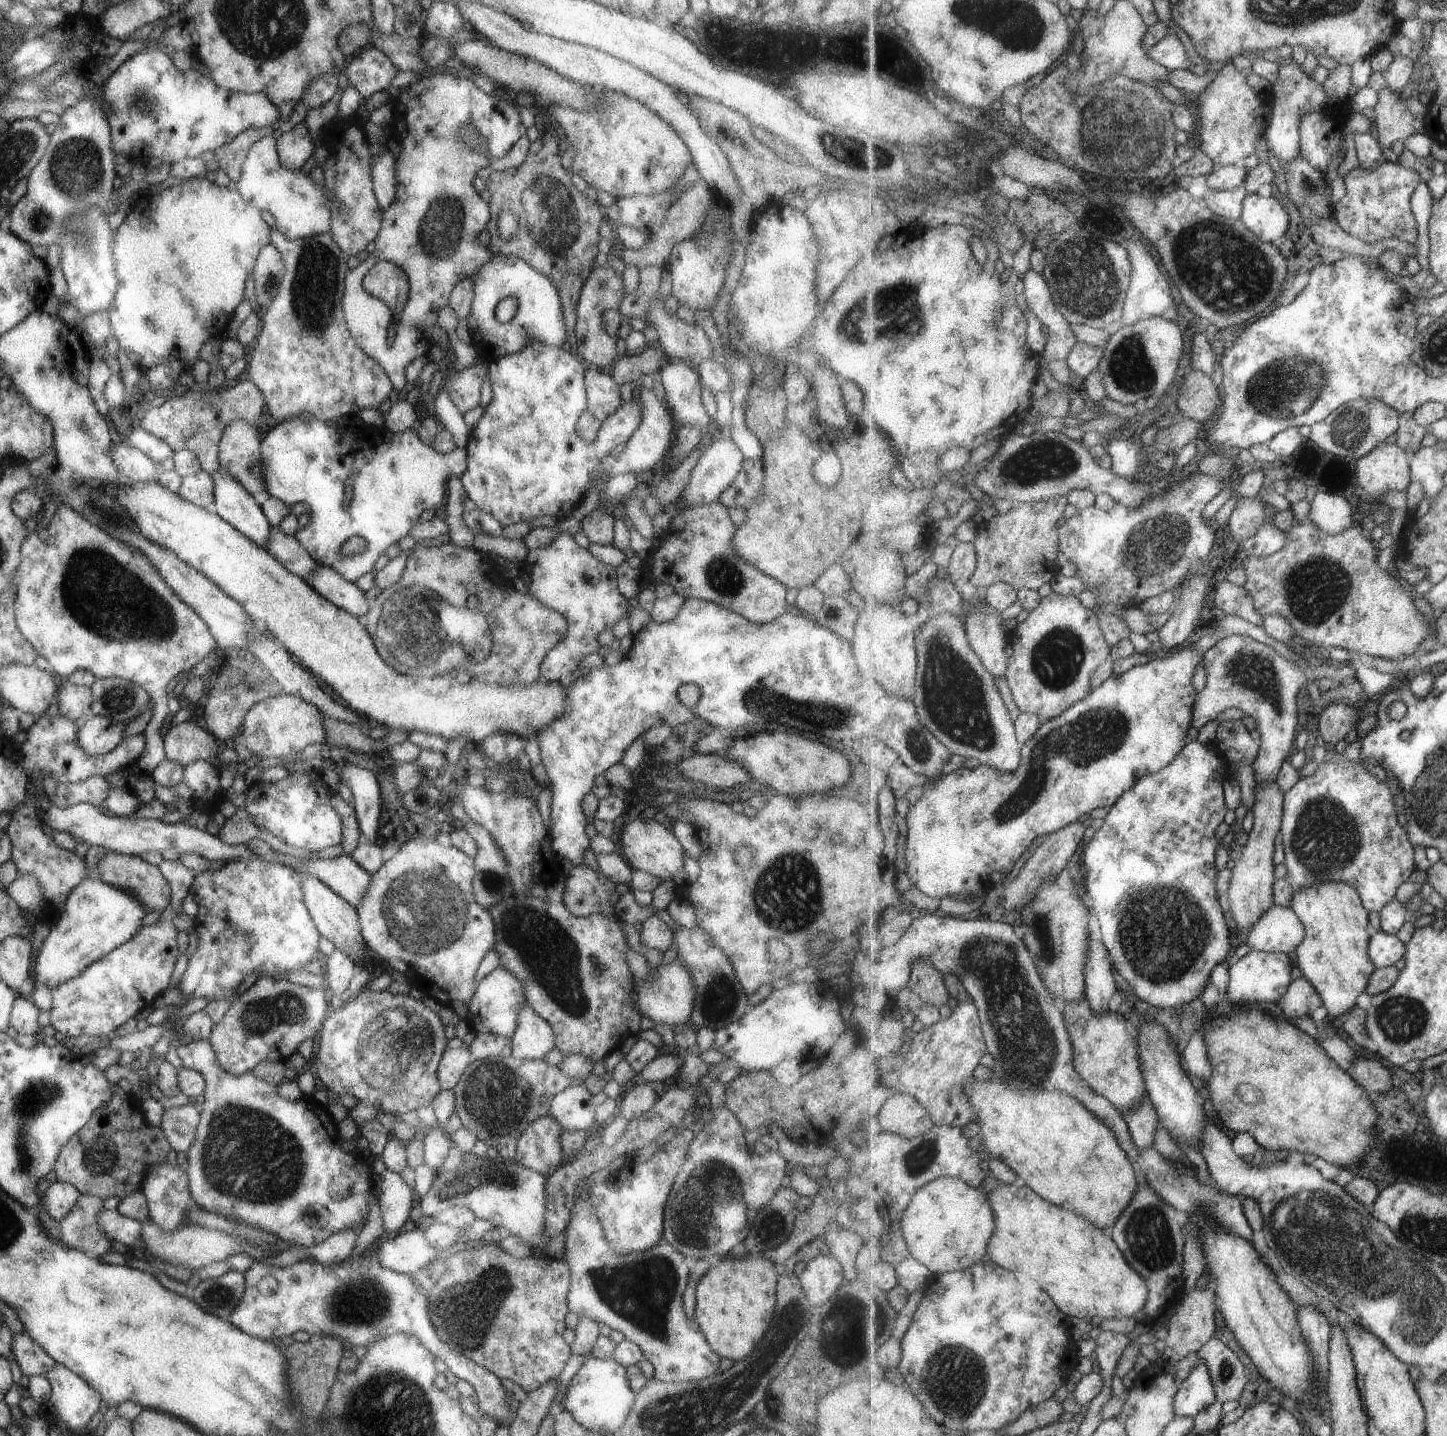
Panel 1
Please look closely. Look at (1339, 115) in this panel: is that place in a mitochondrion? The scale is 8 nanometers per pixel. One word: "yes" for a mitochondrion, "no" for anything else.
no

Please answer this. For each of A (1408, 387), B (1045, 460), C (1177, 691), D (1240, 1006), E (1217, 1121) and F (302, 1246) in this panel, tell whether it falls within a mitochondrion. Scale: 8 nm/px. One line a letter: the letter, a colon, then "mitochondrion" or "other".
A: other
B: mitochondrion
C: other
D: other
E: other
F: other

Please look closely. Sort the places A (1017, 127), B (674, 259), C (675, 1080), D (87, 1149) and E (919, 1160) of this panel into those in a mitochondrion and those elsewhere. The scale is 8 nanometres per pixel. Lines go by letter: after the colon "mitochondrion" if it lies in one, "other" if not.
A: other
B: other
C: other
D: mitochondrion
E: mitochondrion

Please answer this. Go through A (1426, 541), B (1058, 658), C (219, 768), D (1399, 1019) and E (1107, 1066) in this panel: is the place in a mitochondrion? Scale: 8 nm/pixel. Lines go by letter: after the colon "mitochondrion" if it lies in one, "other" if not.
A: other
B: mitochondrion
C: other
D: mitochondrion
E: other

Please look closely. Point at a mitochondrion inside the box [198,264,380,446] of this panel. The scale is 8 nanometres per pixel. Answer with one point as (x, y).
(270, 282)

